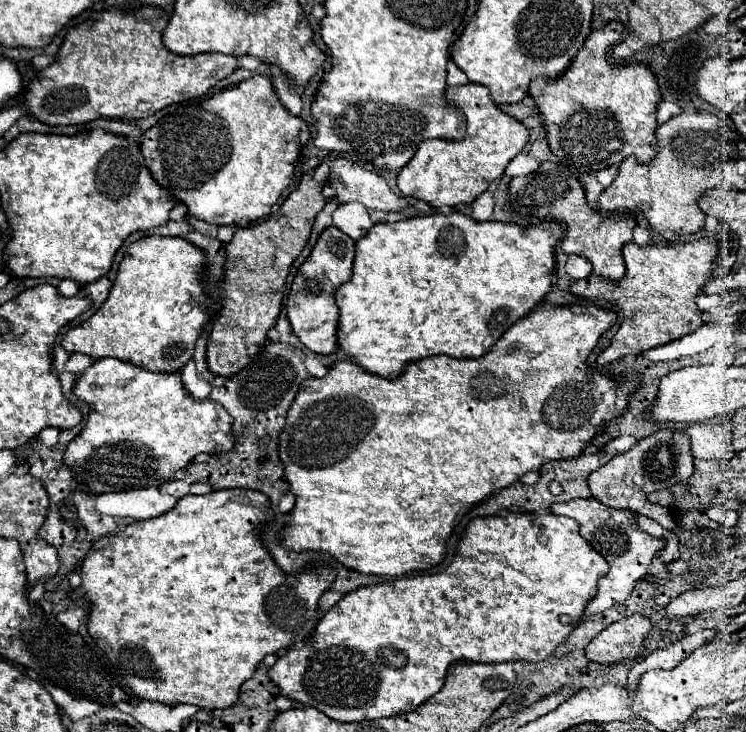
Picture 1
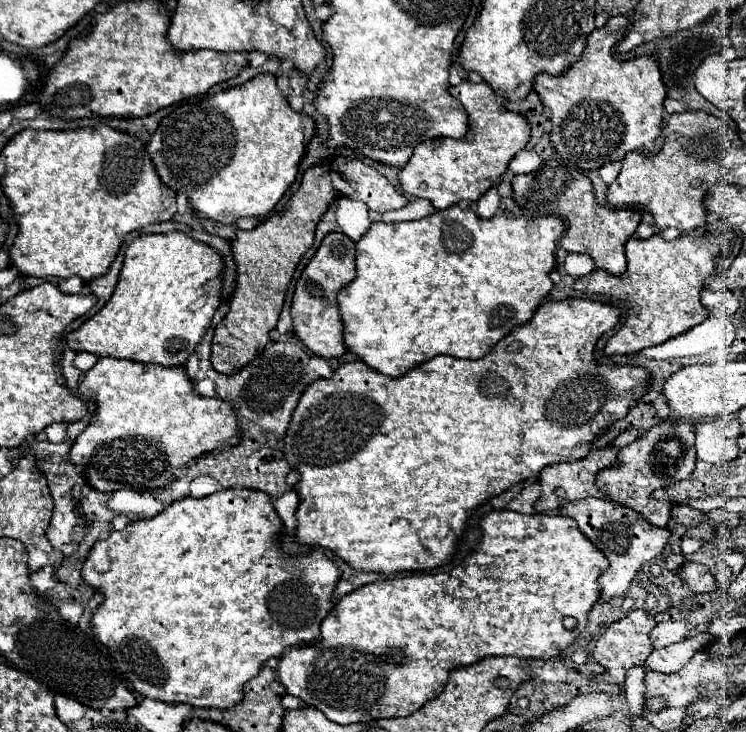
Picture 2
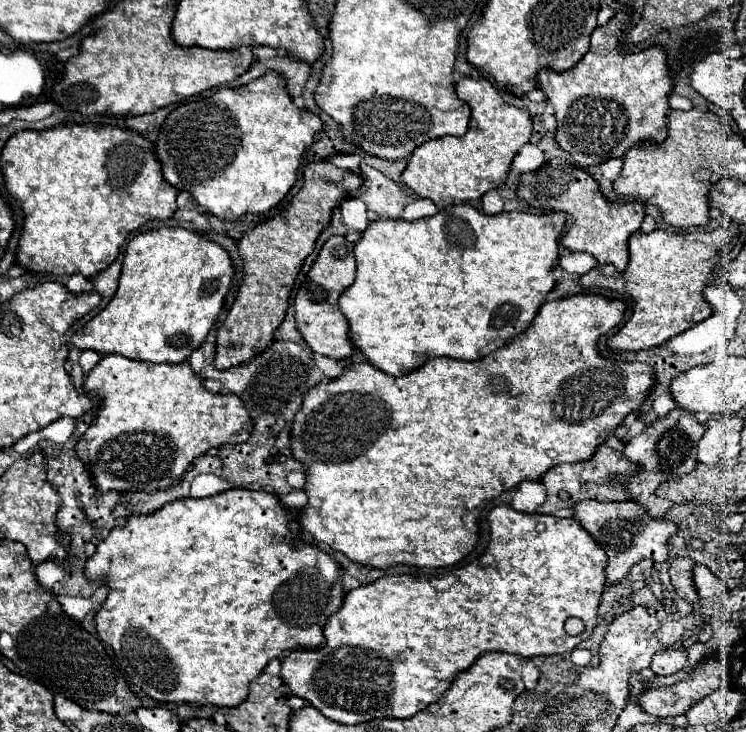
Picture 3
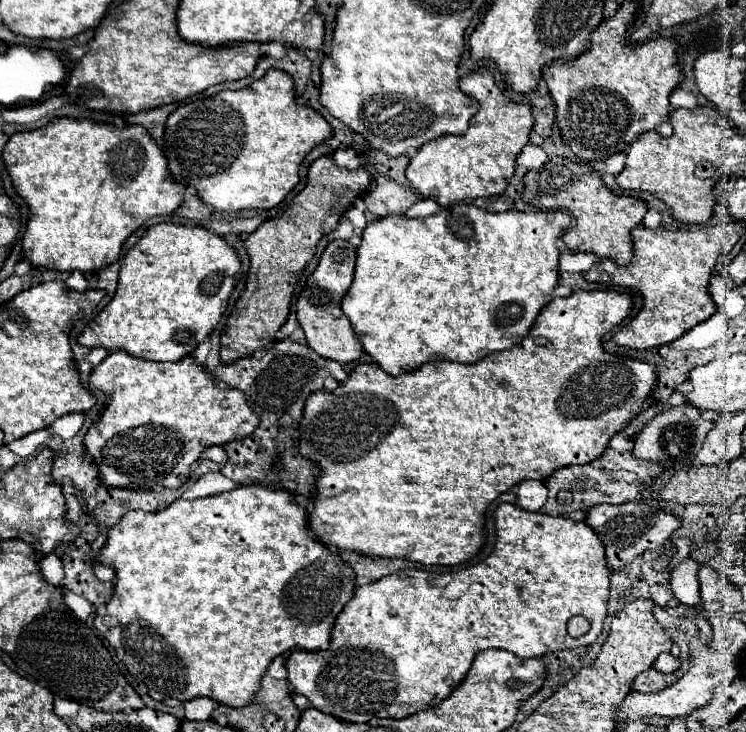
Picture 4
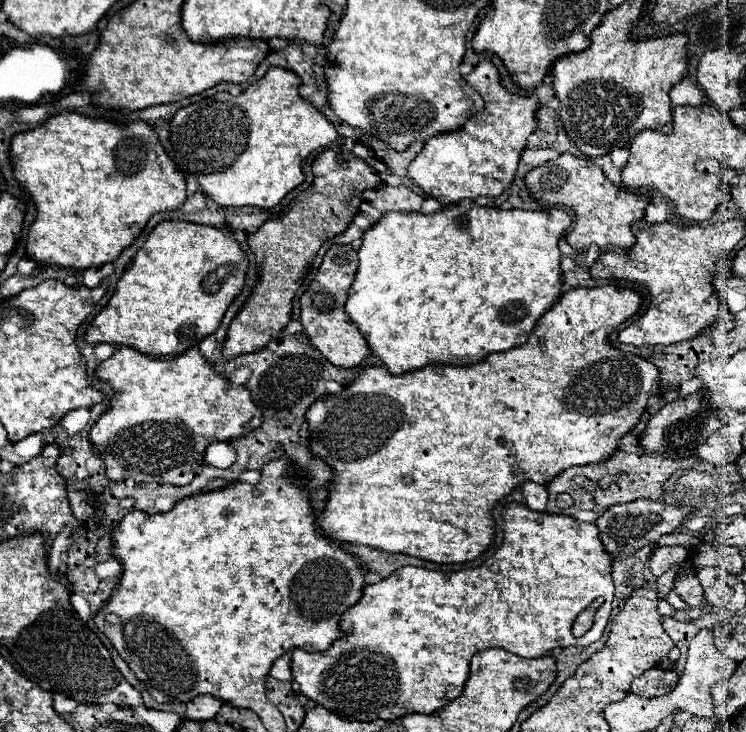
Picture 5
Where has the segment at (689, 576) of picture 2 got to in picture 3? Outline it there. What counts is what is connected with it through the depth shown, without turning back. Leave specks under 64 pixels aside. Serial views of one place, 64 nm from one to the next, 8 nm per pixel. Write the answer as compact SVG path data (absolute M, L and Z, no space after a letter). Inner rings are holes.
M700 564L694 568L694 586L696 586L700 598L726 596L730 592L716 574L712 574L706 566L700 566Z

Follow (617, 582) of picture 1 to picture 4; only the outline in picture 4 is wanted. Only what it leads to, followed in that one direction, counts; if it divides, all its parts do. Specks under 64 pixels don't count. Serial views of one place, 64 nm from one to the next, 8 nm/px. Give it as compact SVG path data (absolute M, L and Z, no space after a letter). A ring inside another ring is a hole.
M634 500L634 502L626 502L626 504L618 504L618 506L602 504L602 506L590 508L586 524L598 532L598 538L606 546L608 566L618 570L618 568L630 564L632 558L636 558L638 554L642 554L646 550L662 548L666 544L666 540L672 536L672 532L676 532L680 528L680 518L666 512L664 508L654 510L652 506L644 504L644 500Z

